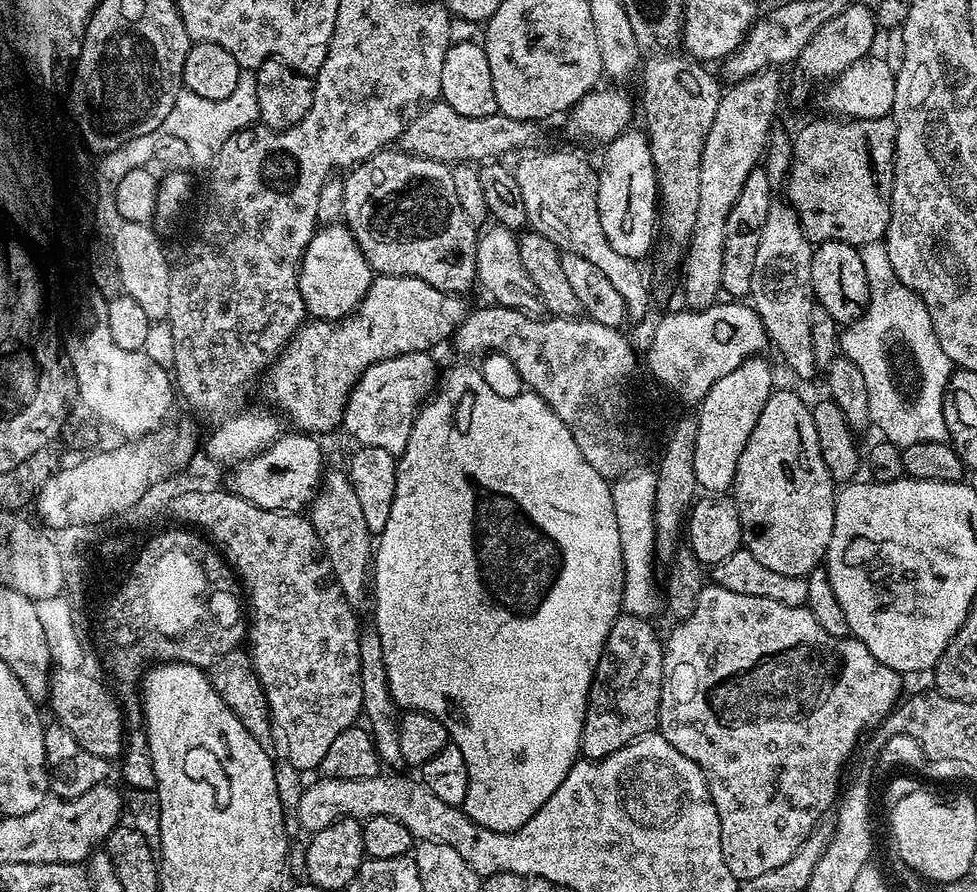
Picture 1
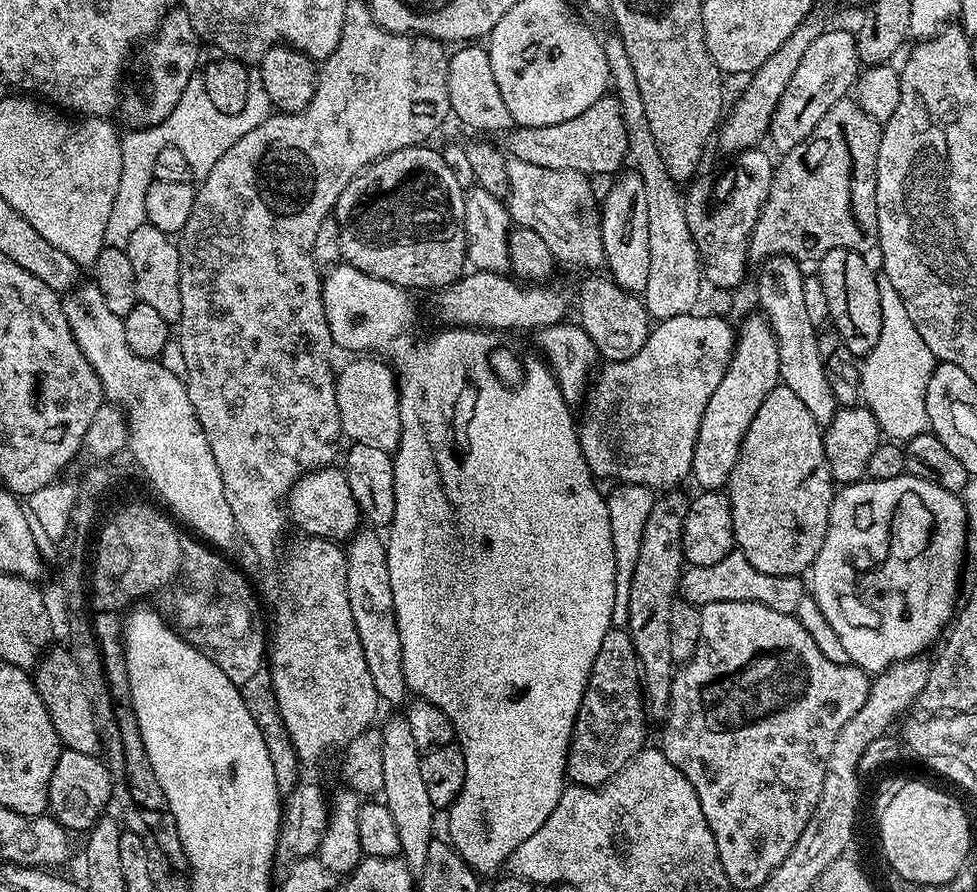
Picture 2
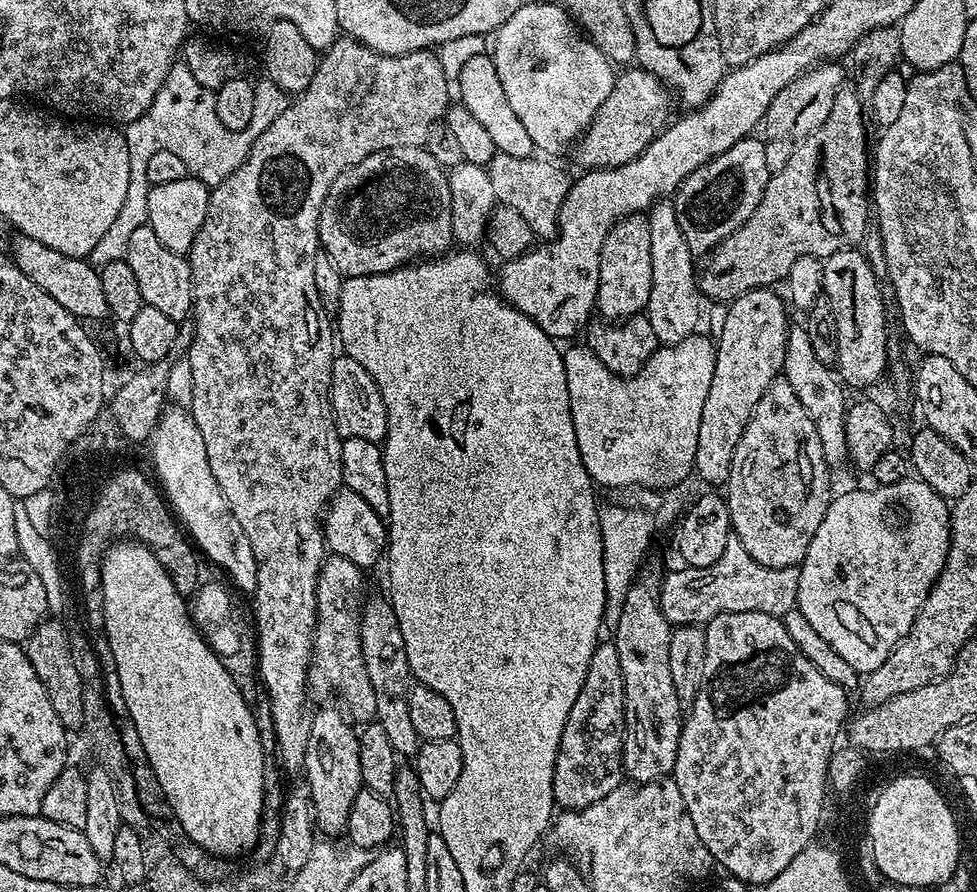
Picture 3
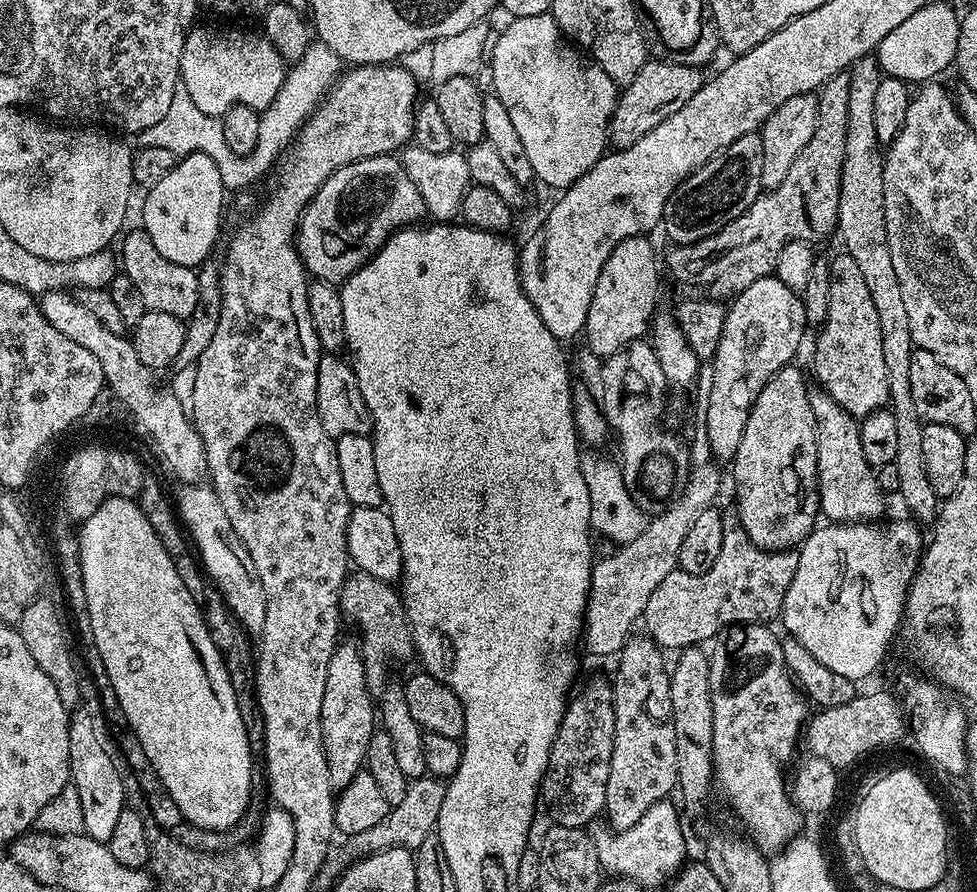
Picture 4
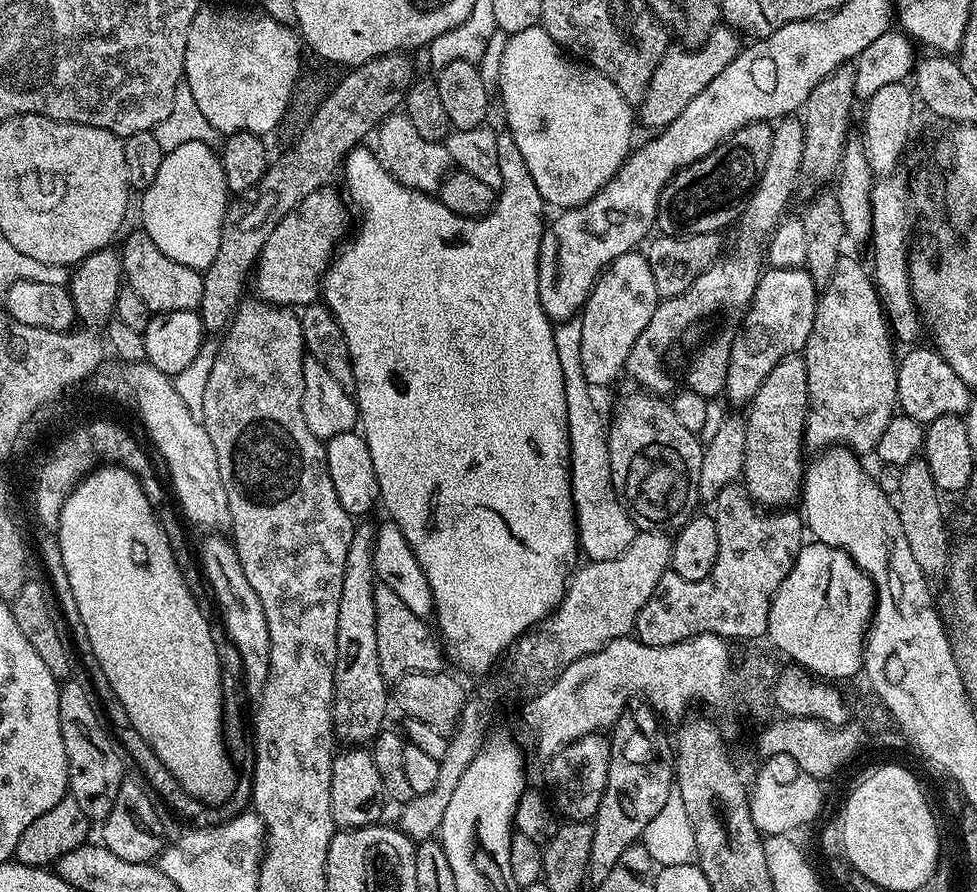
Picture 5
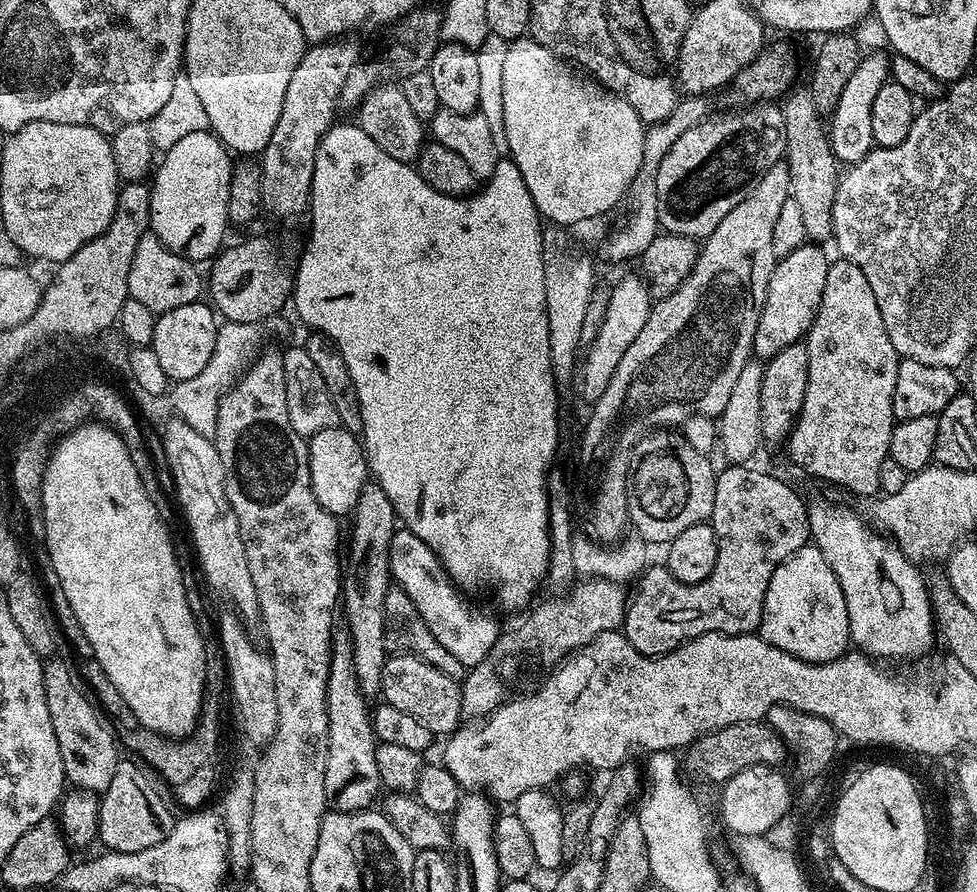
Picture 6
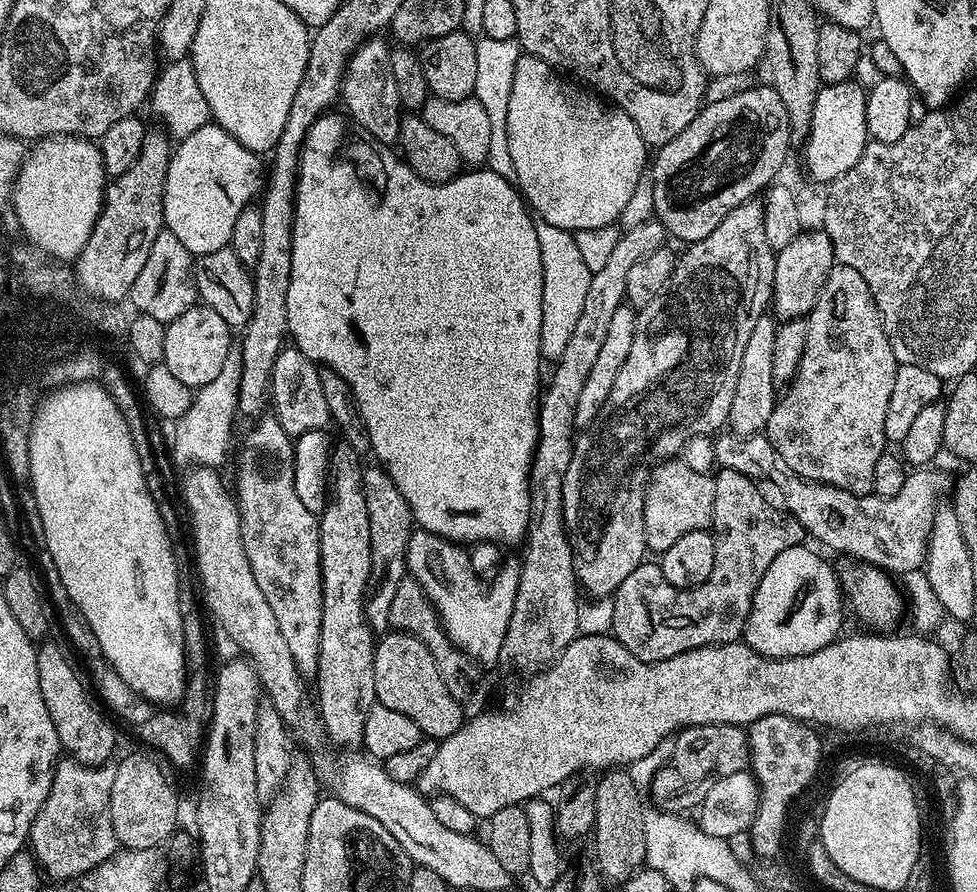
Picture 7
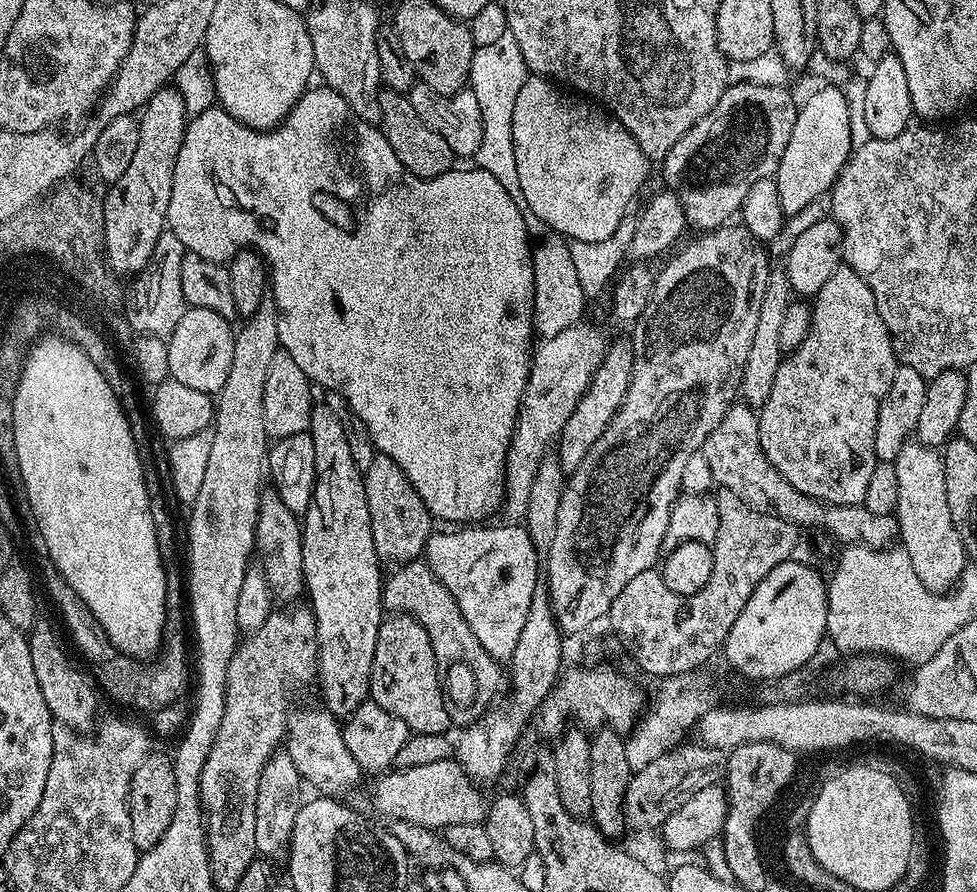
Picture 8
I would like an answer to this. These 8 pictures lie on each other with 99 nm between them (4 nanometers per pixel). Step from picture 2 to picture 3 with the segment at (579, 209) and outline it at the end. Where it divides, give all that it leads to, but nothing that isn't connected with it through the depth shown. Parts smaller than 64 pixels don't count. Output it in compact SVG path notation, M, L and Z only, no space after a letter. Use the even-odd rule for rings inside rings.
M497 152L486 167L497 201L518 210L518 214L522 214L522 218L530 222L537 237L551 238L556 235L560 207L570 187L570 176L558 165L551 164L548 160L536 159L532 156L514 158L514 154L509 152Z

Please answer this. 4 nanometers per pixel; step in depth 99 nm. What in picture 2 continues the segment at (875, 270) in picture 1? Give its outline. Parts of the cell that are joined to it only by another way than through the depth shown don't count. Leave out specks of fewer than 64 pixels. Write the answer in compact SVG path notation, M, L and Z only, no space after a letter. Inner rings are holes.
M883 278L878 279L878 302L882 302L882 334L860 364L860 394L863 407L872 411L881 433L889 441L906 442L929 431L926 386L930 386L930 374L938 361L910 322L898 290Z

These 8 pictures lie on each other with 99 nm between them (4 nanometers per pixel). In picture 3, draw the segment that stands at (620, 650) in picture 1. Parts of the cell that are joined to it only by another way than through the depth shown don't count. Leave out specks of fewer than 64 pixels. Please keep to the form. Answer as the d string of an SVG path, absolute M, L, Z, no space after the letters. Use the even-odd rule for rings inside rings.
M597 643L594 654L590 658L590 666L586 670L586 678L582 682L582 690L578 690L578 698L574 698L574 706L570 706L566 726L562 726L560 753L554 762L552 779L552 799L555 807L560 810L577 812L579 808L594 806L594 802L602 802L606 794L620 787L624 776L622 742L624 741L626 686L622 686L622 662L618 660L615 643L604 643Z

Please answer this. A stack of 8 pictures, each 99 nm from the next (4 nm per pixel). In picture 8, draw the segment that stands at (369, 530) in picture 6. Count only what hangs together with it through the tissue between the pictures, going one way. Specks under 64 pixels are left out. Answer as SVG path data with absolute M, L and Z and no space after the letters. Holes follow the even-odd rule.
M377 452L374 462L362 474L366 490L366 506L370 506L370 530L374 530L374 550L385 565L408 564L423 553L434 531L434 517L422 502L418 490L406 478L402 466L386 454Z

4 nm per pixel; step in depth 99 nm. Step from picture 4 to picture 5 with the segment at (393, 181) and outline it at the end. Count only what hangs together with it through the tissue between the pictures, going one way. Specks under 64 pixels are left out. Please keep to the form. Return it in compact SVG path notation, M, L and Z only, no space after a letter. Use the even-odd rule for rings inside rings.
M332 186L314 190L306 194L306 198L302 198L302 202L298 202L298 206L294 206L294 210L290 210L290 214L278 222L278 226L274 226L274 234L266 238L266 246L262 246L254 265L255 295L263 303L305 306L321 295L328 265L332 263L332 257L336 255L342 241L349 235L349 209L345 197L341 193L340 196Z

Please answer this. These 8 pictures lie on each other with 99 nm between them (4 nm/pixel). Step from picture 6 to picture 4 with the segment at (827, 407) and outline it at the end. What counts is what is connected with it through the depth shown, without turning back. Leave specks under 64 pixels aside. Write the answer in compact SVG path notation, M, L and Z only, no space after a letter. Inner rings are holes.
M847 254L831 257L830 270L830 314L819 329L816 353L812 356L812 368L816 371L815 383L823 388L842 410L857 418L869 416L871 412L888 404L890 382L886 382L886 361L882 358L882 330L878 327L878 310L870 298L862 274L854 258Z

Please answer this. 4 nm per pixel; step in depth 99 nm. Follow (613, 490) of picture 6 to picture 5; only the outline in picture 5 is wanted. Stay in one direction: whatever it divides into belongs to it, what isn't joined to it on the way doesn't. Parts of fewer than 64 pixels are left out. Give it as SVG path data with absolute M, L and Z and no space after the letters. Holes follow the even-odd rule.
M785 118L783 120L775 121L772 133L774 134L774 143L770 145L770 158L766 162L766 170L762 170L762 178L756 183L756 189L752 192L748 204L745 206L743 212L740 214L738 227L735 229L736 237L732 240L732 245L727 245L726 251L721 255L719 260L715 260L711 266L708 267L702 274L698 274L698 278L689 286L688 291L678 294L677 296L670 296L661 299L660 305L654 310L654 318L650 318L650 322L646 326L646 330L642 330L642 334L638 334L638 342L634 342L634 346L628 355L628 362L626 365L627 375L632 375L637 380L641 389L647 390L653 394L668 394L677 387L676 383L681 380L681 385L687 386L689 389L695 391L698 395L705 398L712 398L712 396L720 396L724 390L724 383L726 382L726 370L730 366L730 350L734 346L734 338L738 334L740 324L744 321L744 315L748 313L748 309L752 307L752 299L754 298L754 290L758 286L760 277L766 268L766 249L768 240L772 236L772 231L776 229L777 224L785 219L788 208L788 203L792 200L792 195L796 192L796 183L802 180L802 169L804 163L802 162L802 154L804 153L804 121L800 118Z

